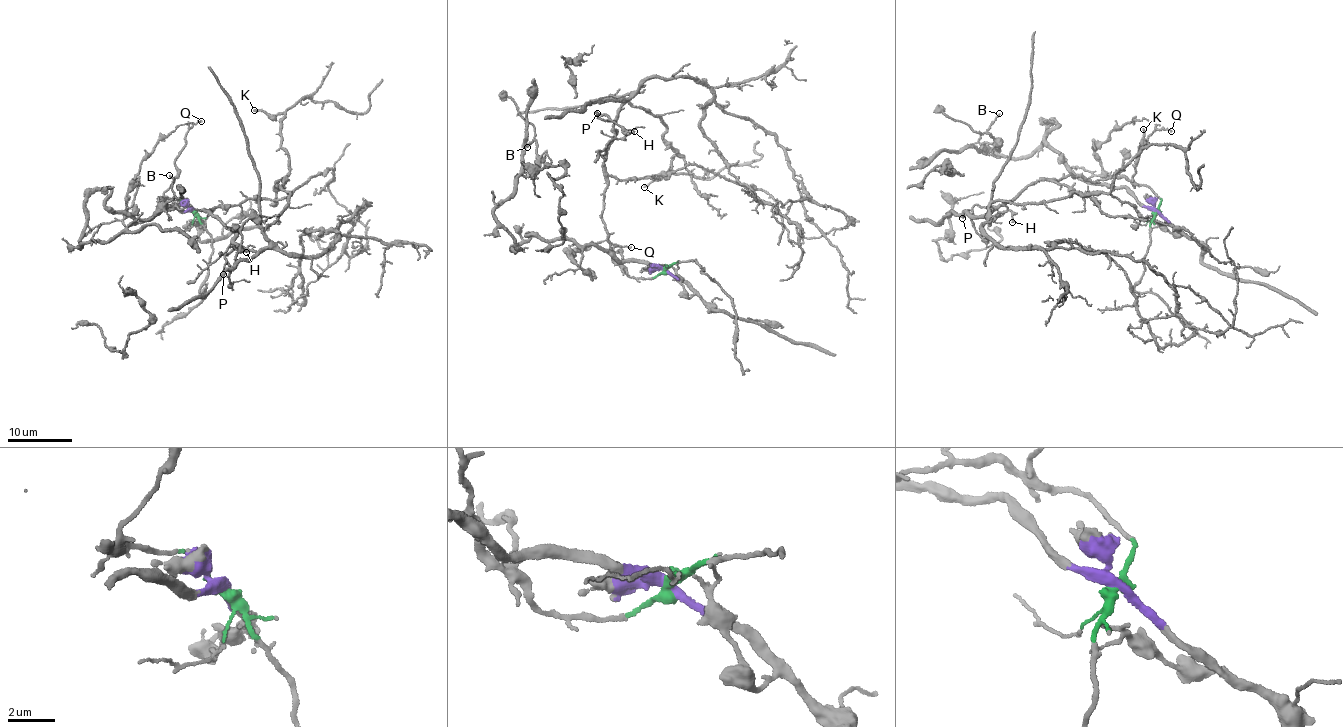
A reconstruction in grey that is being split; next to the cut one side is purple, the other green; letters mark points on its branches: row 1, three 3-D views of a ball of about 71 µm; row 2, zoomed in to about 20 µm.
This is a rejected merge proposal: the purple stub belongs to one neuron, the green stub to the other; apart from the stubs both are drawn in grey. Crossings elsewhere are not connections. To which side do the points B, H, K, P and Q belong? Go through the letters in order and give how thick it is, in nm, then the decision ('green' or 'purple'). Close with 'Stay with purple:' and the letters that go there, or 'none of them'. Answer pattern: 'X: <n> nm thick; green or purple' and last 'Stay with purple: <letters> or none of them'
B: 140 nm thick; purple
H: 140 nm thick; green
K: 180 nm thick; green
P: 130 nm thick; green
Q: 120 nm thick; green
Stay with purple: B

